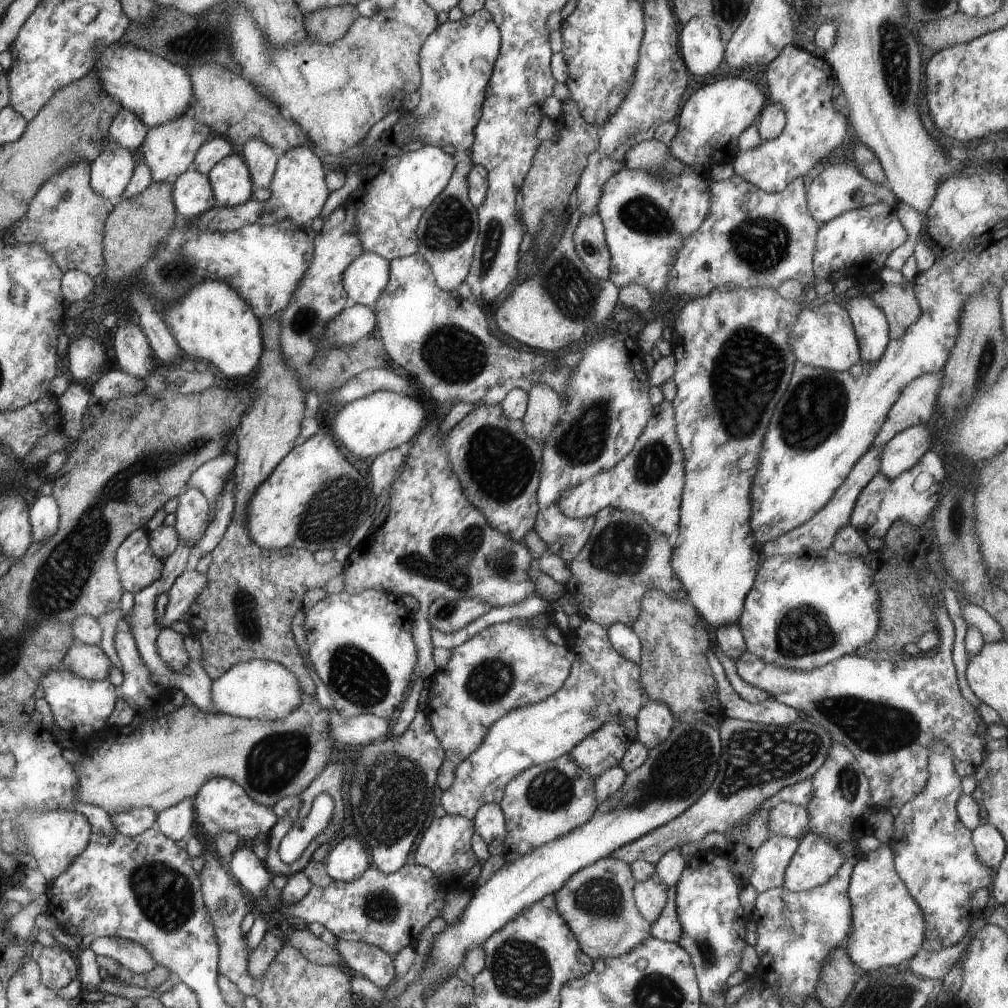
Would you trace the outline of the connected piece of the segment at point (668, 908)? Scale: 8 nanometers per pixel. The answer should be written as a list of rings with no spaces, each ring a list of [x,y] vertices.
[[[677,883],[667,890],[667,903],[662,914],[651,924],[650,934],[661,941],[677,943],[683,935],[681,924],[675,907]]]

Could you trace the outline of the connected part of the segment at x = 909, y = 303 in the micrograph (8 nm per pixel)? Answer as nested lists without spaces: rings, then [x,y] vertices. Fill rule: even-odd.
[[[912,282],[902,286],[882,284],[882,288],[872,294],[872,298],[886,315],[892,339],[902,338],[908,327],[920,316],[921,306],[916,300]]]

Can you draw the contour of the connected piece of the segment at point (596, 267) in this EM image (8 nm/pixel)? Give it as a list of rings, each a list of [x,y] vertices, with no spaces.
[[[598,213],[581,216],[573,232],[573,241],[588,270],[599,279],[608,279],[612,257],[605,239],[605,226]]]

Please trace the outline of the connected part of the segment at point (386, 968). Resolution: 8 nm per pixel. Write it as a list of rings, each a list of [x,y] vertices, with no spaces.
[[[338,939],[333,947],[342,955],[351,974],[360,974],[377,987],[388,987],[396,980],[394,956],[362,941]]]

